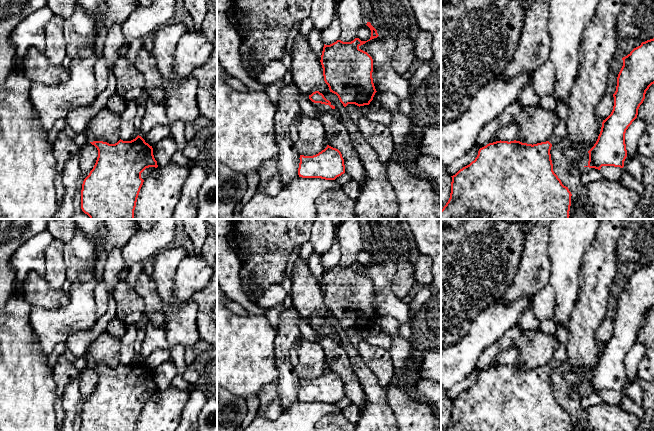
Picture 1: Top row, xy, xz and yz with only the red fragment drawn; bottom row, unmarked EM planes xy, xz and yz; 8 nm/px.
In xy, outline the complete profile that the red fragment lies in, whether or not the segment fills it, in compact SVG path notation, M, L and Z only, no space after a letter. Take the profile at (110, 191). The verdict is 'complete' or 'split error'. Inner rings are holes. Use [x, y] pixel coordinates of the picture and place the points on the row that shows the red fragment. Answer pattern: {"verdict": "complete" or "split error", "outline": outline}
{"verdict": "split error", "outline": "M85 131L89 142L98 150L93 169L84 179L81 190L81 209L90 219L134 219L137 198L144 180L141 173L149 167L157 168L153 148L141 136L115 144L98 141Z"}

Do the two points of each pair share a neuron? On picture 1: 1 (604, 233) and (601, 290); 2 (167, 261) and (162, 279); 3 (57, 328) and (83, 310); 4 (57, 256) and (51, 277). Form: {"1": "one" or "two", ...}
{"1": "one", "2": "one", "3": "one", "4": "one"}

